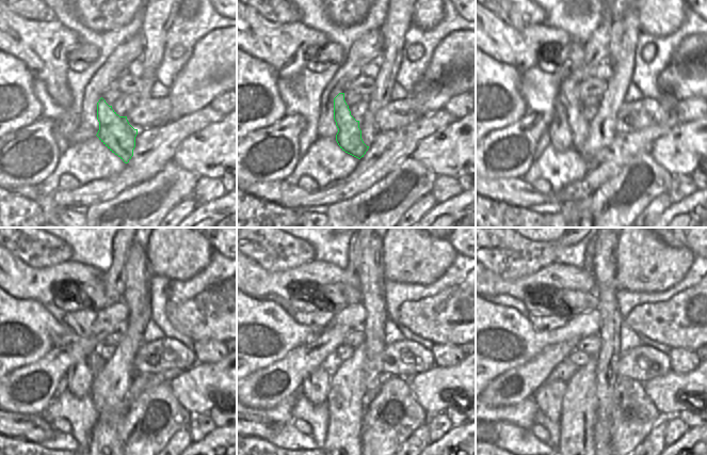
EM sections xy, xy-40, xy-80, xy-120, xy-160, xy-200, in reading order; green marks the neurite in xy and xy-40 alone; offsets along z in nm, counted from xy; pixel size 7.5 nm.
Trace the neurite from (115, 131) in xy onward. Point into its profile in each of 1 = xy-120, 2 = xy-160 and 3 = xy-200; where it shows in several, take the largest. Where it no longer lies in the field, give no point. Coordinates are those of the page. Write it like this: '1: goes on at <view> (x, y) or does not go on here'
1: goes on at xy-120 (79, 322)
2: goes on at xy-160 (321, 318)
3: goes on at xy-200 (539, 322)

